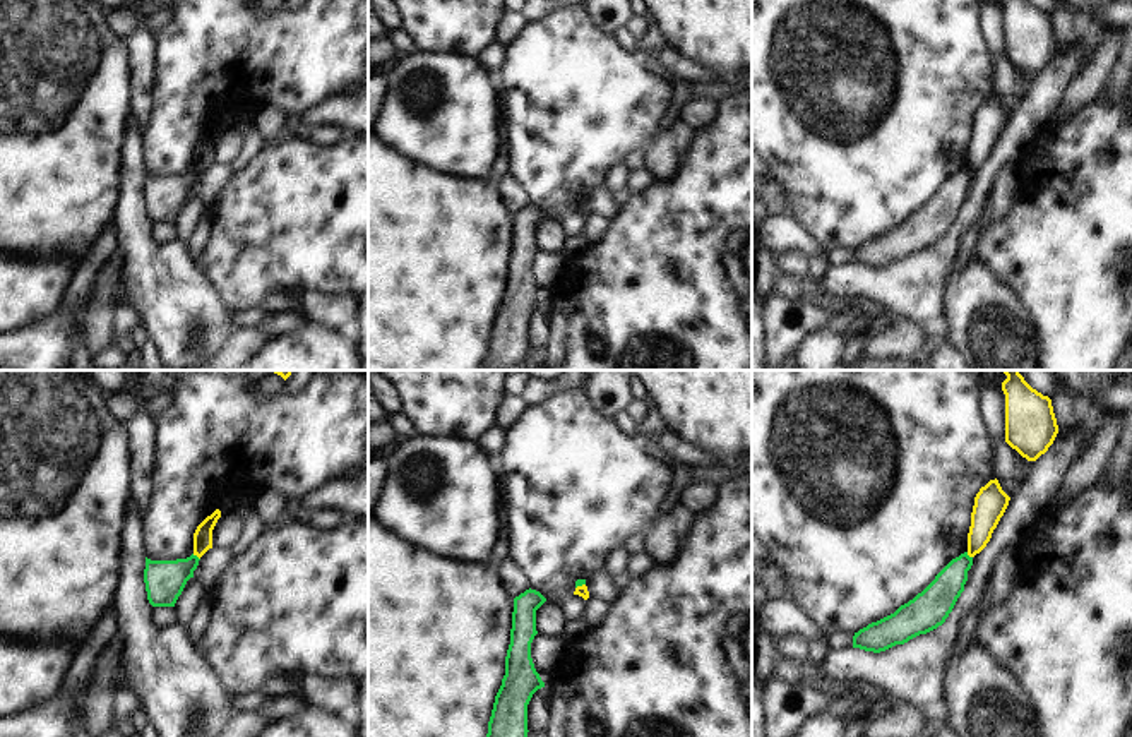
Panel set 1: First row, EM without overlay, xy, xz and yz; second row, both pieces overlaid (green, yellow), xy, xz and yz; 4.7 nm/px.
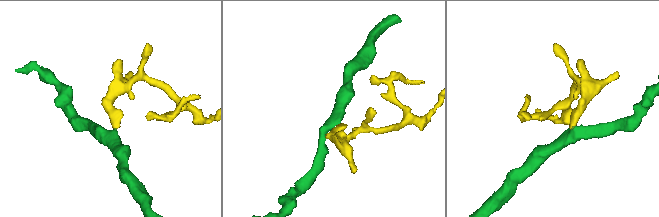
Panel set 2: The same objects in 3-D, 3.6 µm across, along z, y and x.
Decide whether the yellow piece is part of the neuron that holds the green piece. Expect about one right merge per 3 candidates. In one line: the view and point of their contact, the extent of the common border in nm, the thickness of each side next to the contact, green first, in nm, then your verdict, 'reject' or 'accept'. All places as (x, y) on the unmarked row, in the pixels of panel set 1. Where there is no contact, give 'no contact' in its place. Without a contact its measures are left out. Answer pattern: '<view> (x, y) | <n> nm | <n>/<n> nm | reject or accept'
xy (196, 172) | 50 nm | 190/100 nm | reject

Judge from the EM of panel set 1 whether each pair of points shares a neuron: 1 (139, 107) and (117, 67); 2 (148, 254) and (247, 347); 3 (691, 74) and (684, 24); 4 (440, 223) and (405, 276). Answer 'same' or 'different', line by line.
1: different
2: different
3: different
4: same

